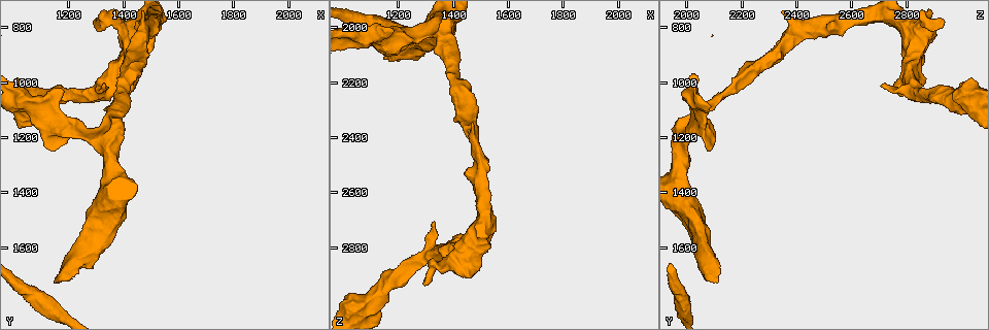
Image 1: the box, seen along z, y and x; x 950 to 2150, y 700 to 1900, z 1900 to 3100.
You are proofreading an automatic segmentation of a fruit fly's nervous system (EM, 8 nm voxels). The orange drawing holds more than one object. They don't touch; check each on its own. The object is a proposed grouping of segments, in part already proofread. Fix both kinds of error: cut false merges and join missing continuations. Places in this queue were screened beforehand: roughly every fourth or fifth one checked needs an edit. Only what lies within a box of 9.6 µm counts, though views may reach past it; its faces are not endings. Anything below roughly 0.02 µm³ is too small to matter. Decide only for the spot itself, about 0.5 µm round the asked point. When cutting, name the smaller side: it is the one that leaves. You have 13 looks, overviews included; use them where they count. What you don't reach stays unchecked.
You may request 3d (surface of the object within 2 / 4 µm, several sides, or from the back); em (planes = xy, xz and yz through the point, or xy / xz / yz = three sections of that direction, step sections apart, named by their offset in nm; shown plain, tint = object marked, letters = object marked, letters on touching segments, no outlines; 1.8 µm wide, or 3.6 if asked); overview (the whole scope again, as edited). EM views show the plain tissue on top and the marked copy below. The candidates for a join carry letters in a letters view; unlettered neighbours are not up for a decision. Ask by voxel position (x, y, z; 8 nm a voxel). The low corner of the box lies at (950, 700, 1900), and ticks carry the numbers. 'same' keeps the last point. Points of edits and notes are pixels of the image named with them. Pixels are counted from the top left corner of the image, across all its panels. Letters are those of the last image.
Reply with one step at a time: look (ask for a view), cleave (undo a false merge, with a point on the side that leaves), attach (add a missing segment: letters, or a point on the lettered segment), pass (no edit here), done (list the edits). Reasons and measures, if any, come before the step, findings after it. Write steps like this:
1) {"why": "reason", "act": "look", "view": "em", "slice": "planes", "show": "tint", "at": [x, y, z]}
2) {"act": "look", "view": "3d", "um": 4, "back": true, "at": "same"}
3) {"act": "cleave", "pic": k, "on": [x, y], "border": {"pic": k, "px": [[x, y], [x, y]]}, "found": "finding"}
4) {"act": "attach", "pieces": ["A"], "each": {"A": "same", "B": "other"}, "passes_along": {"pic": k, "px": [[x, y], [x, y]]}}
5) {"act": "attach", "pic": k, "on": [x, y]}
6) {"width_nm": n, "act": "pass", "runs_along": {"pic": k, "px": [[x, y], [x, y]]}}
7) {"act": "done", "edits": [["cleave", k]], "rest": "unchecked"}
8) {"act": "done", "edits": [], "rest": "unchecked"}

{"why": "thick turns thin", "act": "look", "view": "3d", "um": 2, "at": [1390, 970, 2820]}

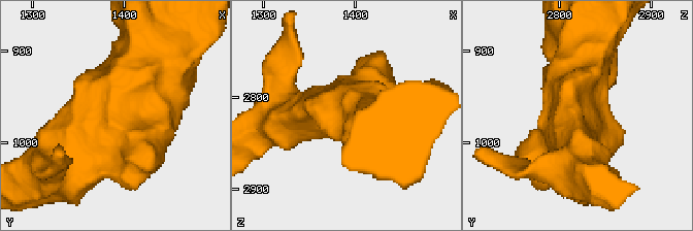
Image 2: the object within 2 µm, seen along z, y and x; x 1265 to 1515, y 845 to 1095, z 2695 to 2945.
{"act": "look", "view": "em", "um": 3.6, "slice": "planes", "show": "tint", "at": [1398, 974, 2814]}

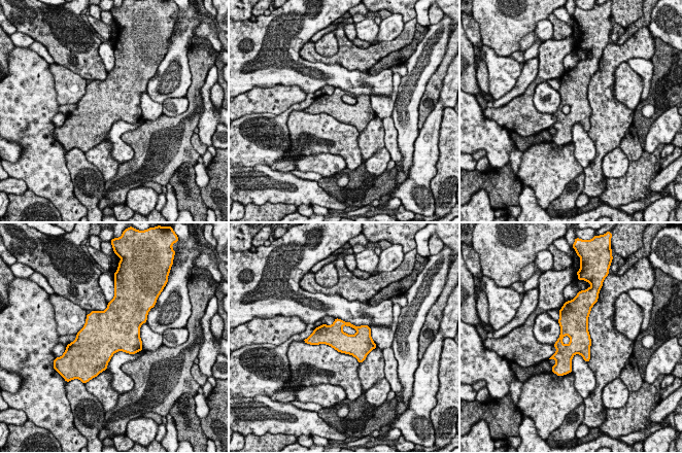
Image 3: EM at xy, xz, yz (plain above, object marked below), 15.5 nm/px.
{"why": "what lies round it", "act": "look", "view": "em", "um": 3.6, "slice": "planes", "show": "letters", "at": "same"}

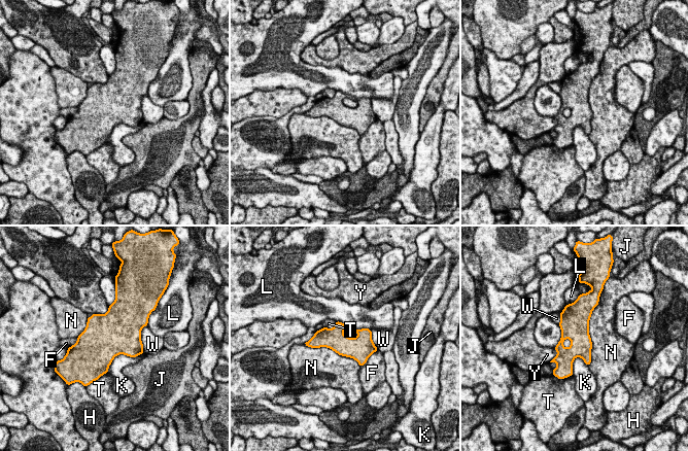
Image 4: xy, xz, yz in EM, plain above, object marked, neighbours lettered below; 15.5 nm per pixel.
{"act": "pass", "each": {"F": "other", "H": "other", "J": "other", "K": "other", "L": "other", "N": "other", "T": "other", "W": "other", "Y": "other"}, "border": {"pic": 4, "px": [[141, 353], [117, 354], [105, 373]]}, "found": "continuous, no second neuron"}

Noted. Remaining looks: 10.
{"why": "branch stops here", "act": "look", "view": "3d", "um": 4, "at": [1160, 1240, 2080]}

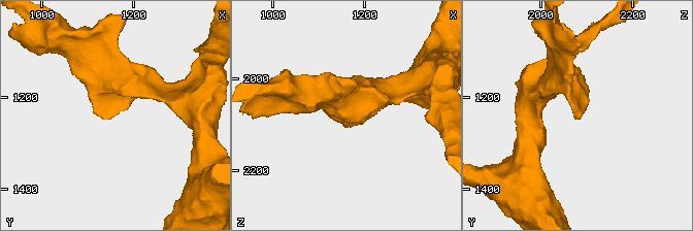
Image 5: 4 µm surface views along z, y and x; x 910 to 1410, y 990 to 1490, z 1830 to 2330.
{"act": "look", "view": "em", "slice": "xy", "step": 16, "show": "letters", "at": [1155, 1240, 2085]}

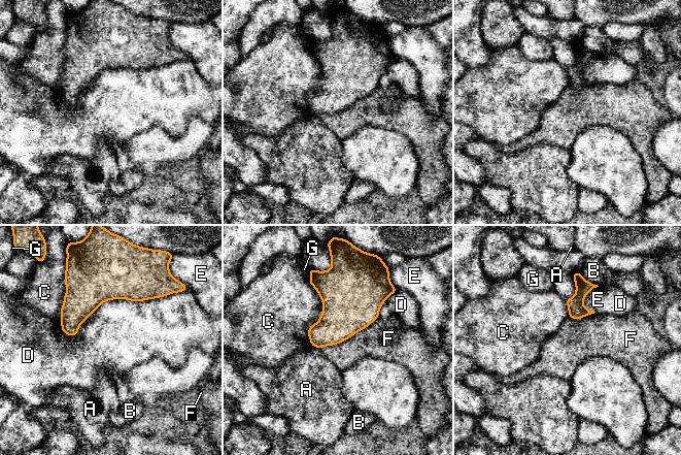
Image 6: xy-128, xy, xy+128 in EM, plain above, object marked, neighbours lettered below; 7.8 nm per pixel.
{"act": "pass", "each": {"A": "other", "B": "other", "C": "other", "D": "other", "E": "other", "F": "other", "G": "other"}, "found": "none of them fits"}

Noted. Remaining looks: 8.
{"why": "branch stops here", "act": "look", "view": "3d", "um": 4, "at": [1170, 1020, 2000]}

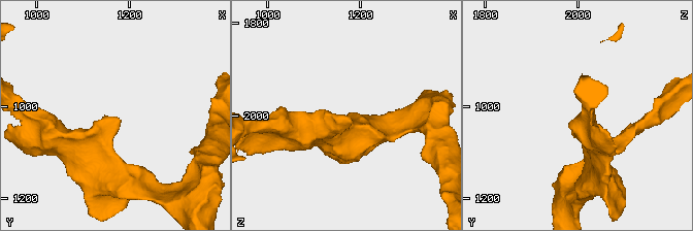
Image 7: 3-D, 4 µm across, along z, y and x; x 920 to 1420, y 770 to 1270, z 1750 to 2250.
{"act": "look", "view": "em", "slice": "planes", "show": "letters", "at": [1165, 1025, 2000]}

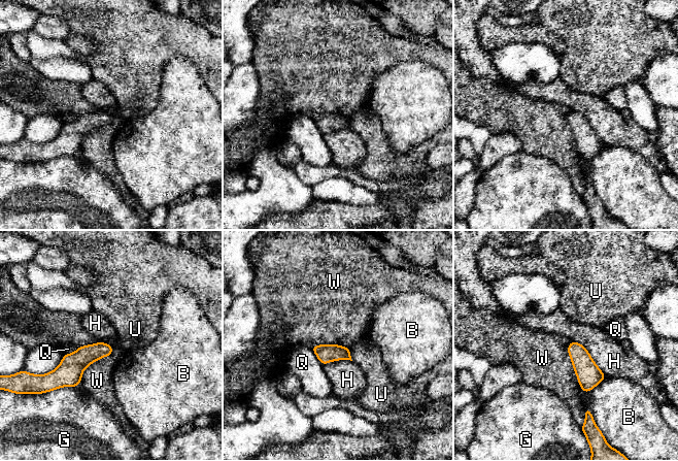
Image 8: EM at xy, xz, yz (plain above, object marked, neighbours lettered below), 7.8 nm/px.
{"act": "pass", "each": {"B": "other", "G": "other", "H": "other", "Q": "other", "U": "other", "W": "other"}, "border": {"pic": 8, "px": [[108, 343], [112, 352], [80, 381]]}, "found": "none of them fits"}

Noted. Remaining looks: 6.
{"why": "thick turns thin", "act": "look", "view": "3d", "um": 2, "at": [1190, 1690, 2080]}

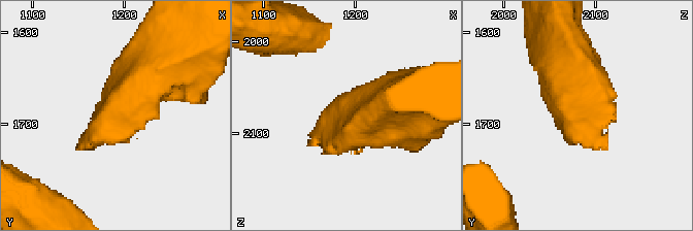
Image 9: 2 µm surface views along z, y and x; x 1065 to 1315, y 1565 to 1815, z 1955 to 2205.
{"why": "shape alone is not enough", "act": "look", "view": "em", "slice": "planes", "show": "letters", "at": [1194, 1688, 2076]}

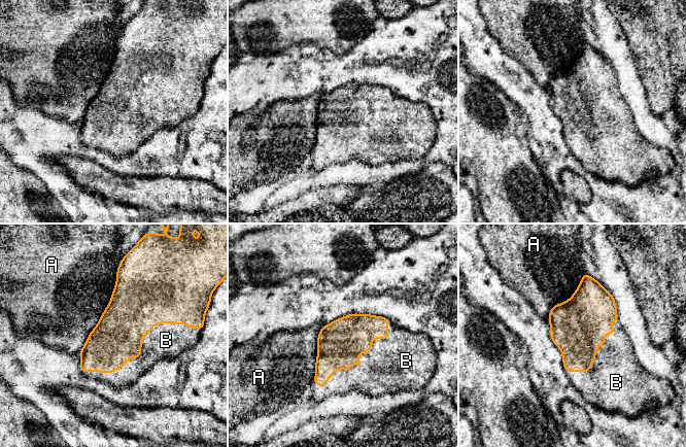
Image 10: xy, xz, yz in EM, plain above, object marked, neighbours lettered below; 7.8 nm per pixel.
{"width_nm": 360, "act": "attach", "pieces": ["B"], "each": {"A": "other", "B": "same"}, "found": "it goes on there"}

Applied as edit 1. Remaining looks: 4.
{"why": "calibre changes", "act": "look", "view": "em", "um": 3.6, "slice": "planes", "show": "tint", "at": [1030, 1030, 3030]}

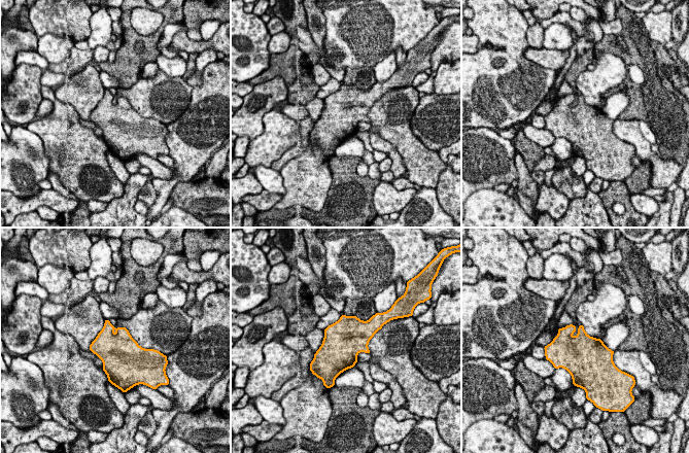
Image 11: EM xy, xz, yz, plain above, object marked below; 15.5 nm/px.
{"act": "look", "view": "em", "um": 3.6, "slice": "planes", "show": "letters", "at": "same"}

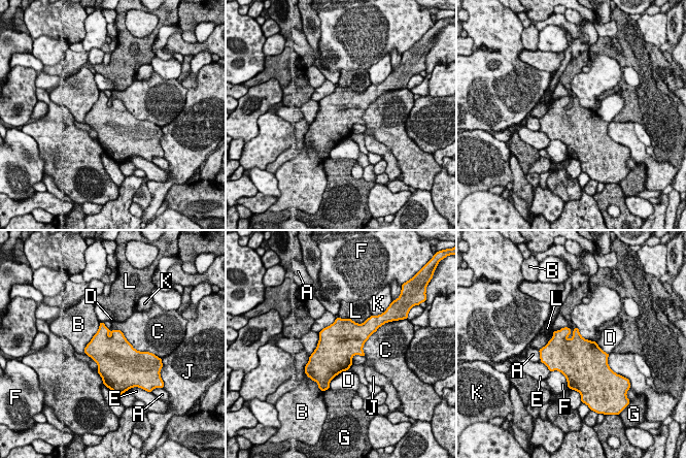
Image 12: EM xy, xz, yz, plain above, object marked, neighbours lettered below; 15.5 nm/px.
{"act": "pass", "each": {"A": "other", "B": "other", "C": "other", "D": "other", "E": "other", "F": "other", "G": "other", "J": "other", "K": "other", "L": "other"}, "border": {"pic": 12, "px": [[347, 369], [330, 380]]}, "found": "one neuron here"}

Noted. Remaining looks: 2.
{"act": "done", "edits": [["attach", 10]], "rest": "unchecked"}

